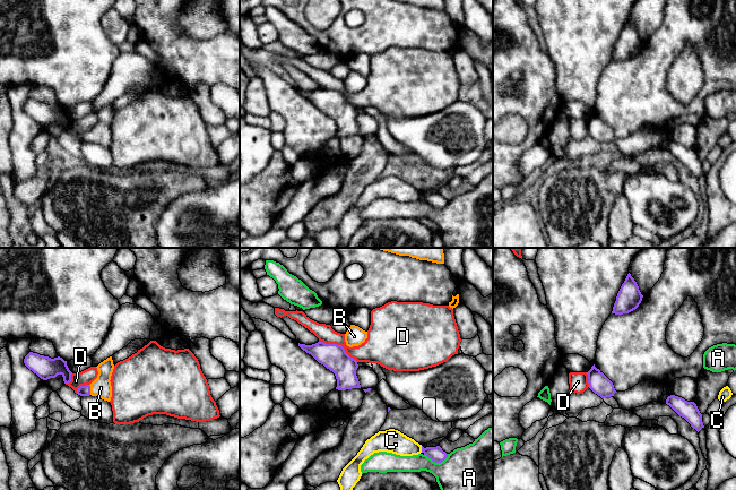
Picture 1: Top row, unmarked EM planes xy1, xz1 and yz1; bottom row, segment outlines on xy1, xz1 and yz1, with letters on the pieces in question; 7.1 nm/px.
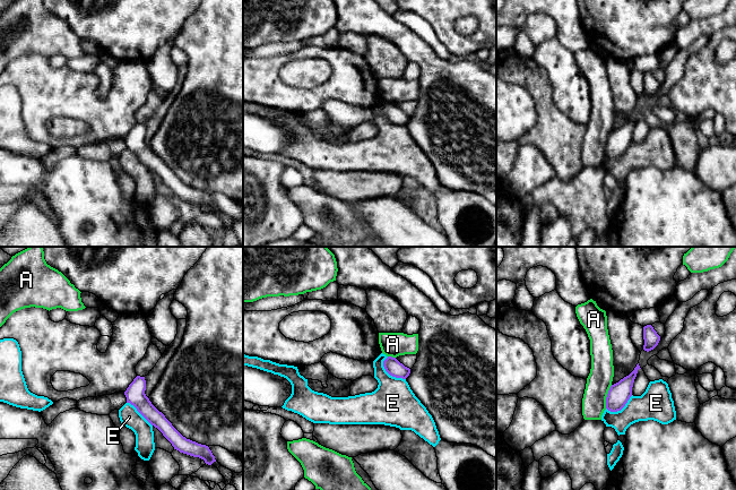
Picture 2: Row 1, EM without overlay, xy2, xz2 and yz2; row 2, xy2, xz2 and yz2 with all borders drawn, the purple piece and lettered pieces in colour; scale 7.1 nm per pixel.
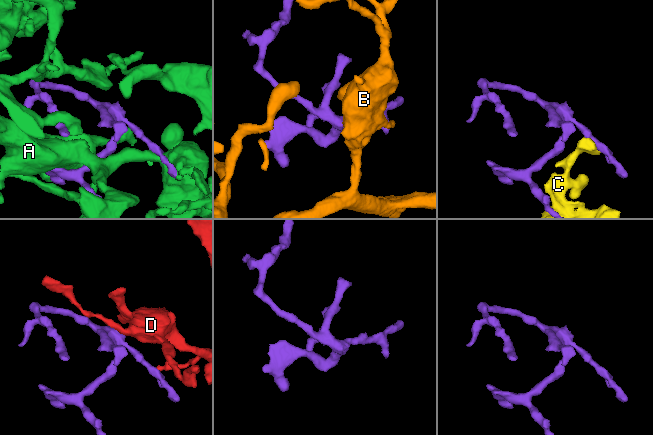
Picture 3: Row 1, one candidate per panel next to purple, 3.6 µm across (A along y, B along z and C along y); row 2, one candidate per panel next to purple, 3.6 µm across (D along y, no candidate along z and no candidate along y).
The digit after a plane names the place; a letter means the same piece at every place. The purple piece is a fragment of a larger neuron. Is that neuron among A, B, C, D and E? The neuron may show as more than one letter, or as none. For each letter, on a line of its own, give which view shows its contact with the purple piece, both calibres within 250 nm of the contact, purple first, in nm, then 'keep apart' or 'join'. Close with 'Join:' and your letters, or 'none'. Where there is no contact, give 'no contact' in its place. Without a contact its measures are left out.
A: contact in xz1; calibres 100 and 320 nm; keep apart
B: contact in xy1; calibres 80 and 140 nm; join
C: contact in xz1; calibres 100 and 170 nm; keep apart
D: contact in xz1; calibres 180 and 180 nm; keep apart
E: contact in xz2; calibres 110 and 320 nm; keep apart
Join: B

